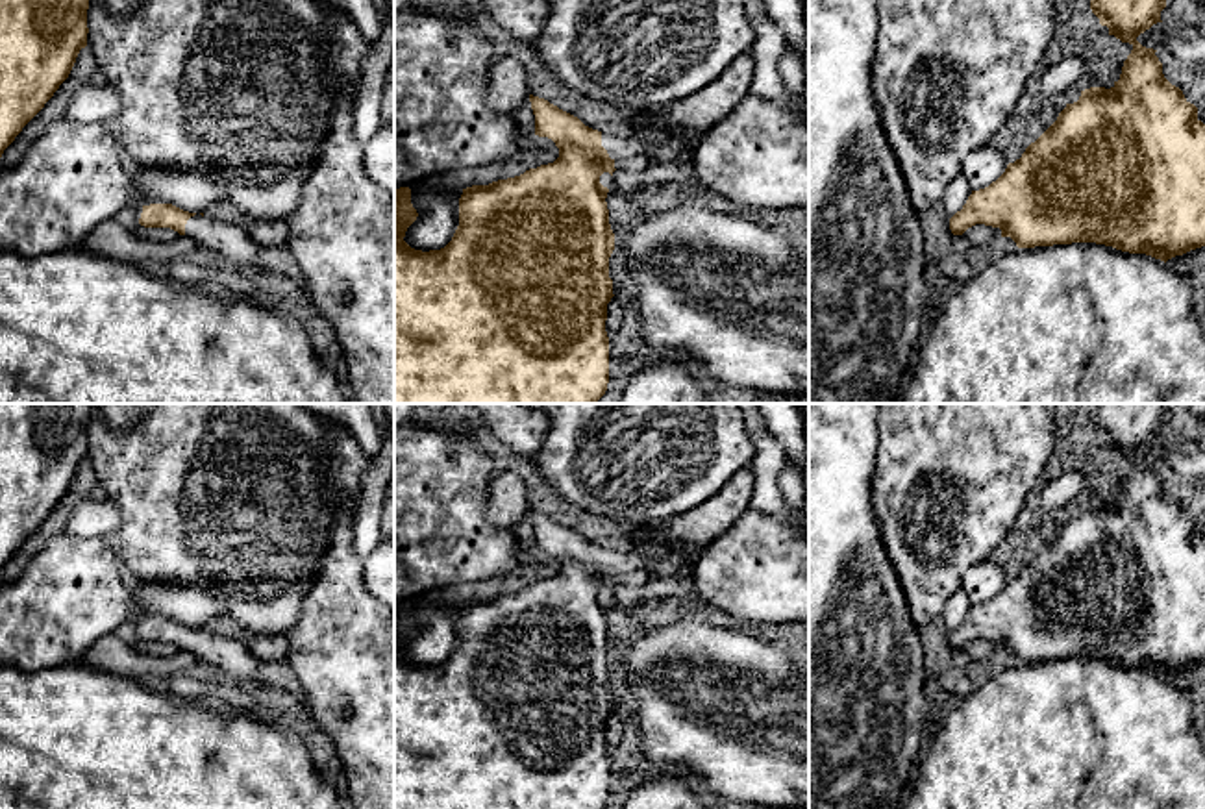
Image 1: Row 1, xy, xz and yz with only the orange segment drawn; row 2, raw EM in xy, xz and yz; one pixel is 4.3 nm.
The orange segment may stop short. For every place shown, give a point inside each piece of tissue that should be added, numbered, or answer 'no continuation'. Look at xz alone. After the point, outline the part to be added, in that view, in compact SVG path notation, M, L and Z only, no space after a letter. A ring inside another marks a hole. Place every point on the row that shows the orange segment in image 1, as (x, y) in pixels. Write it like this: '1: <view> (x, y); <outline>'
1: xz (619, 149); M602 133L602 146L607 150L611 159L620 161L646 154L648 143L640 137L627 139Z

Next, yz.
no continuation

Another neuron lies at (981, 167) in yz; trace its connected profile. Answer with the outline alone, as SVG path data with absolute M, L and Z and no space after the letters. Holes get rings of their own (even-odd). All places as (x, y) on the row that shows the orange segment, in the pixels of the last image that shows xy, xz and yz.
M985 144L966 157L961 174L966 178L972 191L979 191L996 181L1005 172L1007 165L1009 163L1000 150Z

